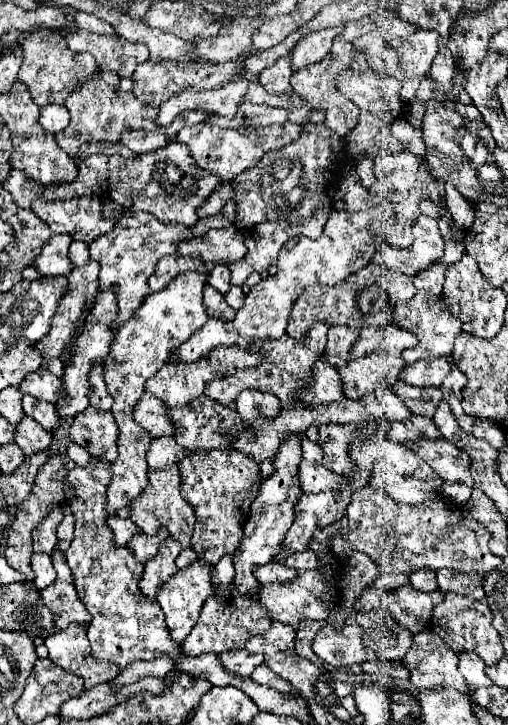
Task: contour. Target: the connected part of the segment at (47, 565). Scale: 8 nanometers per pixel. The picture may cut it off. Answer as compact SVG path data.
M32 554L32 570L36 574L34 584L38 588L46 588L48 584L52 584L52 580L56 580L56 572L52 566L52 560L48 554Z

